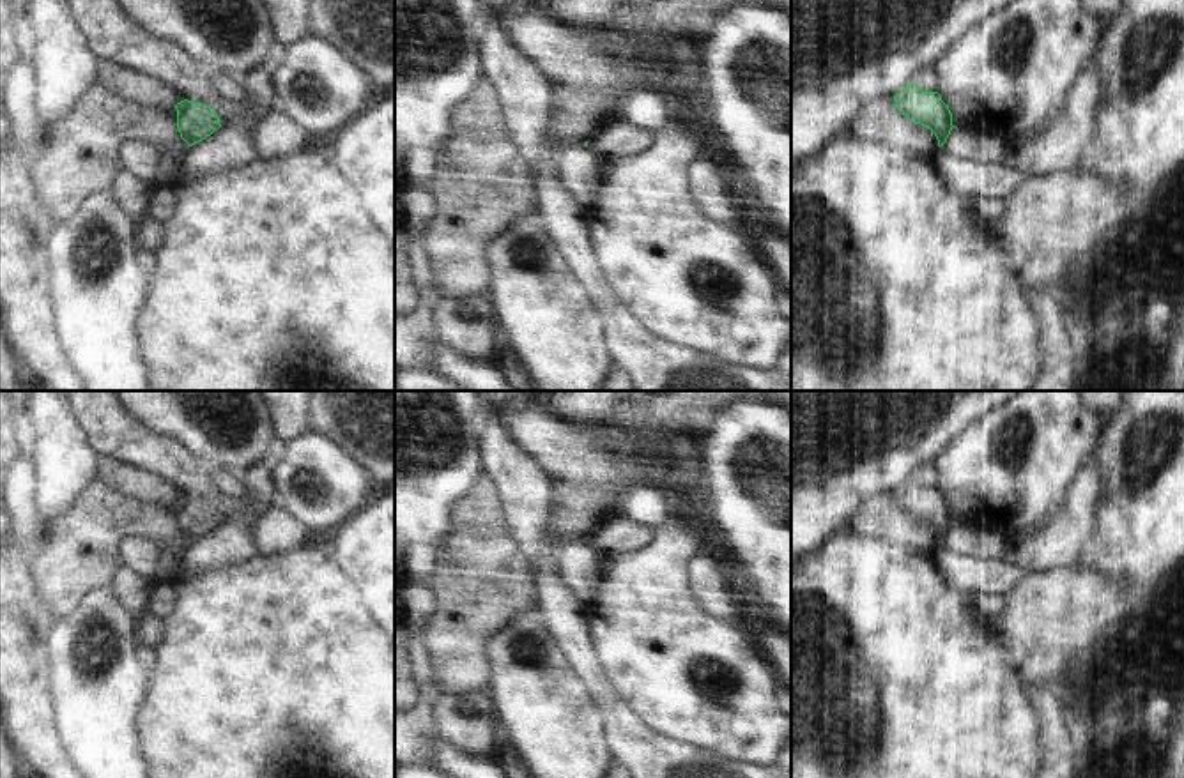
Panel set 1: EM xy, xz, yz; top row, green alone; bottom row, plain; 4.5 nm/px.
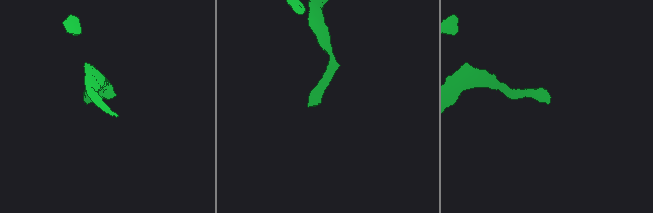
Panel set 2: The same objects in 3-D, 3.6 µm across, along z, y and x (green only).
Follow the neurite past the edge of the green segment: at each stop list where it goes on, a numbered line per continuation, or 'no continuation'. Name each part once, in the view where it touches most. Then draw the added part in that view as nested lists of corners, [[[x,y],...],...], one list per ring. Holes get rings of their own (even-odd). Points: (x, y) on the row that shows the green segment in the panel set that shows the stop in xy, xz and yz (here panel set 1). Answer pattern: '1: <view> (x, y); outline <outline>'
no continuation

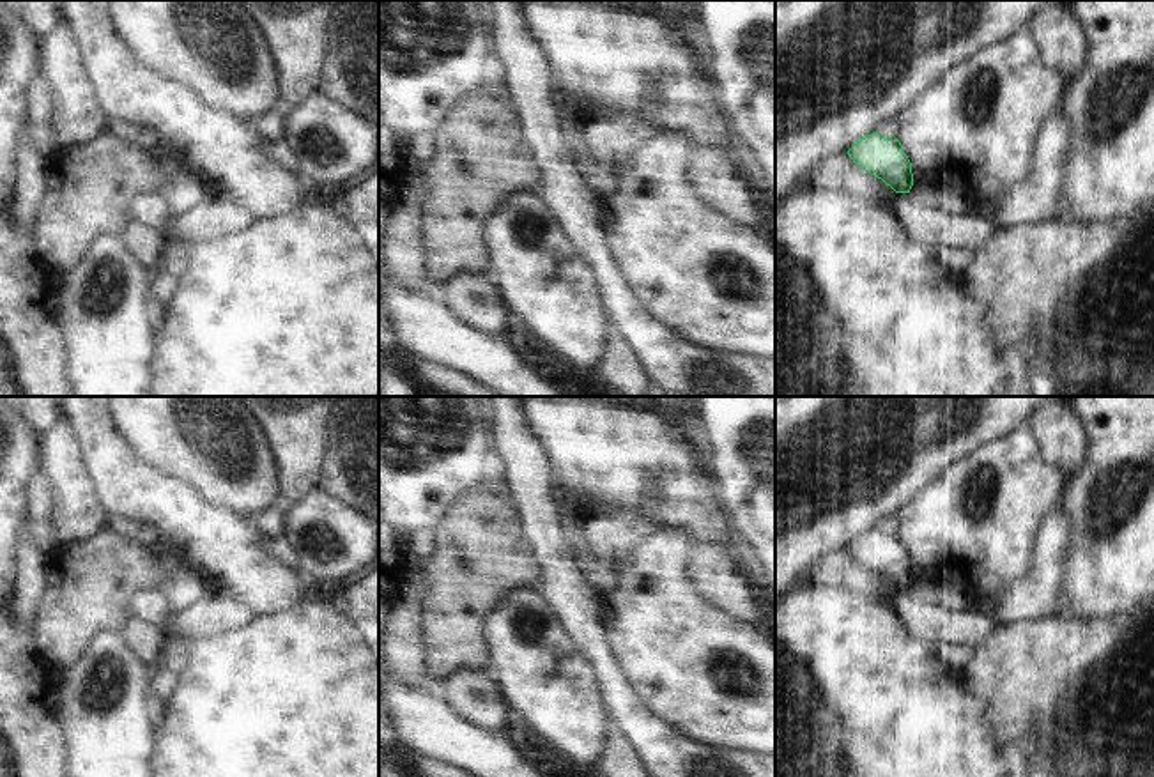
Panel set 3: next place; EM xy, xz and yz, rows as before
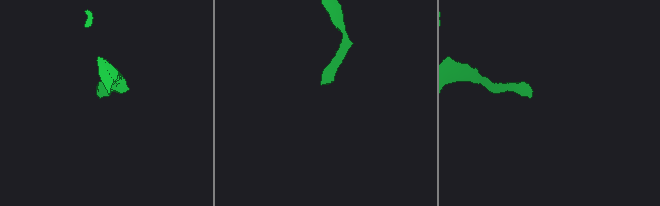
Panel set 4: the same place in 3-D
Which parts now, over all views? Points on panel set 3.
no continuation

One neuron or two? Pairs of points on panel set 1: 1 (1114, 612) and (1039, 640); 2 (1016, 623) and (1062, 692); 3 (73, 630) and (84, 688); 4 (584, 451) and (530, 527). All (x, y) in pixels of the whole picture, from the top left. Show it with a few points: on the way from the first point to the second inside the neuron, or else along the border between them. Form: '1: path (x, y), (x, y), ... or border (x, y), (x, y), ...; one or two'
1: path (1096, 612), (1078, 612), (1057, 623); one
2: path (1034, 637), (1068, 674); one
3: path (75, 644), (75, 658), (84, 674); one
4: border (526, 451), (554, 481); two

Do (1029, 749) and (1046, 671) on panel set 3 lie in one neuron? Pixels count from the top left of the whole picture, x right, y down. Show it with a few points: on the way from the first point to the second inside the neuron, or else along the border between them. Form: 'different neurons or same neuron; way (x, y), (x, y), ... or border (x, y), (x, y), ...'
same neuron; way (1046, 730), (1046, 691)

